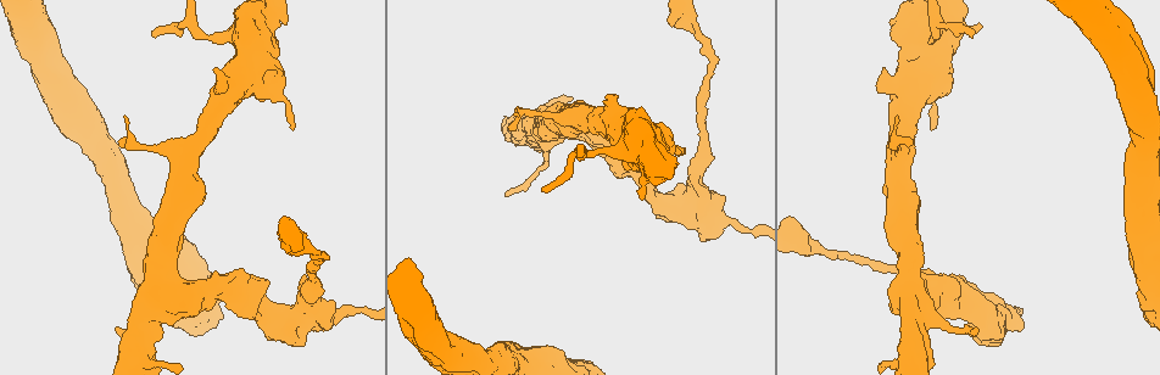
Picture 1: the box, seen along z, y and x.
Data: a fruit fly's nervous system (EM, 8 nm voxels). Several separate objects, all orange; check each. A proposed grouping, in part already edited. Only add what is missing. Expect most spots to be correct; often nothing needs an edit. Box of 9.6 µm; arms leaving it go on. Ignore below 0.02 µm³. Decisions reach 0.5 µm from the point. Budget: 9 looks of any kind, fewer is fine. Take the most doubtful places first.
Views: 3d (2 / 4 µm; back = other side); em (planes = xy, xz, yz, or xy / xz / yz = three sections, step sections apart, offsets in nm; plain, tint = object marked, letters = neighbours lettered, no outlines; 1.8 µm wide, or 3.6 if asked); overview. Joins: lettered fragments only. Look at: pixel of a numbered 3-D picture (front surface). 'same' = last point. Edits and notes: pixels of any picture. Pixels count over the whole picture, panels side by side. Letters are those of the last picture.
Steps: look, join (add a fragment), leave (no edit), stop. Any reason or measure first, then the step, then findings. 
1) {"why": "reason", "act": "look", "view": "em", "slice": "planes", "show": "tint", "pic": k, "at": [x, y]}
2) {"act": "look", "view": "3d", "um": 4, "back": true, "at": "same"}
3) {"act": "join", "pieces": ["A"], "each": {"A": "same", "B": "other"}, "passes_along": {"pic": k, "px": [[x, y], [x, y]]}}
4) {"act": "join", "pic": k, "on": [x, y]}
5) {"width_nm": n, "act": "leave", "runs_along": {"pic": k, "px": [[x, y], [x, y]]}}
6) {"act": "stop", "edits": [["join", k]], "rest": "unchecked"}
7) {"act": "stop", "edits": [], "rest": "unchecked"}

{"why": "free end", "act": "look", "view": "em", "um": 3.6, "slice": "planes", "show": "letters", "pic": 1, "at": [970, 37]}

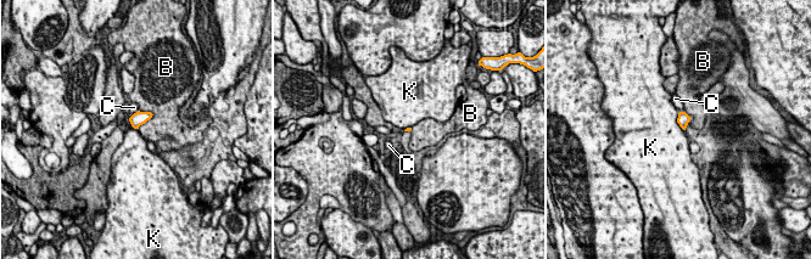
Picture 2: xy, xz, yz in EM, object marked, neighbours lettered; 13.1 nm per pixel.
{"act": "leave", "each": {"B": "other", "C": "other", "K": "other"}, "found": "no lettered fragment goes on from it"}

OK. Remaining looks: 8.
{"why": "free end", "act": "look", "view": "3d", "um": 2, "pic": 1, "at": [981, 24]}

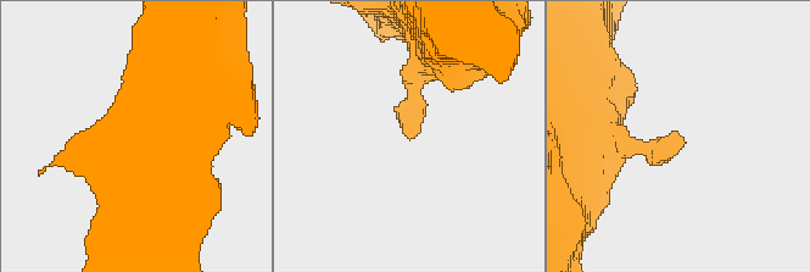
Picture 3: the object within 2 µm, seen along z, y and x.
{"why": "shape alone is not enough", "act": "look", "view": "em", "slice": "planes", "show": "letters", "pic": 3, "at": [681, 139]}

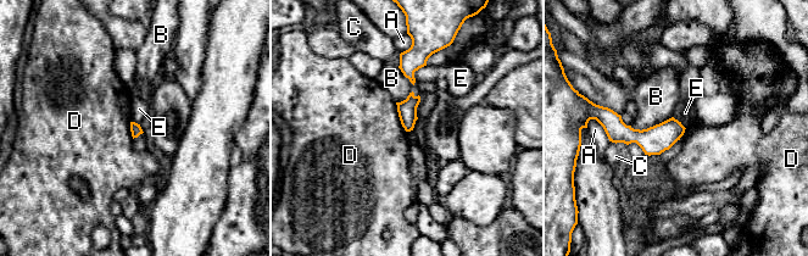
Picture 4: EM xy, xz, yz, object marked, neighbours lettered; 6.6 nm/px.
{"act": "leave", "each": {"A": "other", "B": "other", "C": "other", "D": "other", "E": "other"}, "runs_along": {"pic": 4, "px": [[607, 121], [629, 135], [681, 129]]}, "found": "none of them fits"}

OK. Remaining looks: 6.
{"why": "branch stops here", "act": "look", "view": "em", "slice": "xz", "step": 4, "show": "letters", "pic": 1, "at": [292, 130]}

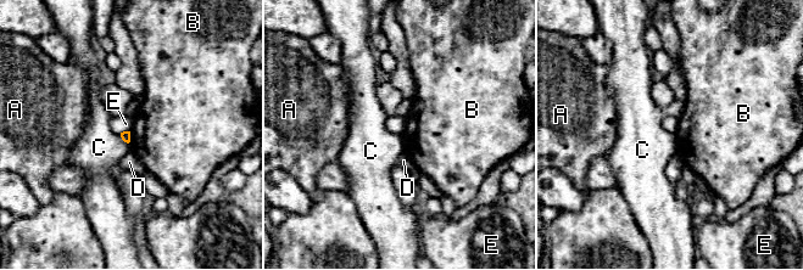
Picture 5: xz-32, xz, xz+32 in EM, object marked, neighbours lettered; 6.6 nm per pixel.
{"act": "look", "view": "em", "slice": "xy", "step": 8, "show": "letters", "at": "same"}

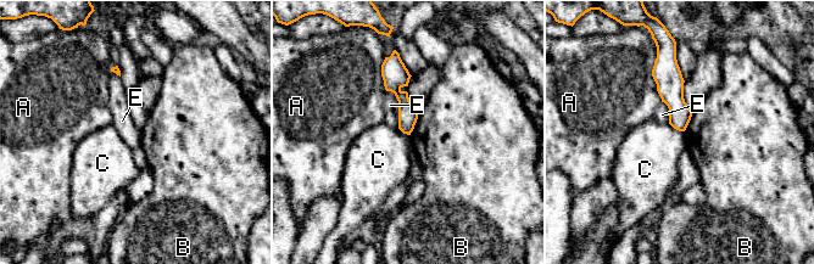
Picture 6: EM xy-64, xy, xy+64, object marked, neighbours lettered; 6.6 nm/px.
{"act": "leave", "each": {"A": "other", "B": "other", "C": "other", "E": "other"}, "border": {"pic": 6, "px": [[668, 123], [683, 132]]}, "found": "none of them fits"}

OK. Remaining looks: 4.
{"why": "sudden change in width", "act": "look", "view": "em", "um": 3.6, "slice": "xy", "step": 4, "show": "tint", "pic": 1, "at": [896, 361]}

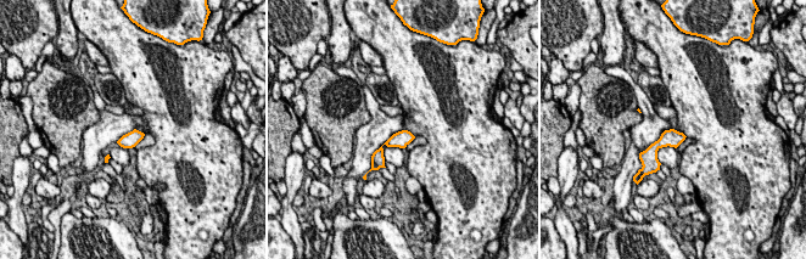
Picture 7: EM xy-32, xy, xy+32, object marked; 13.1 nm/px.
{"why": "another direction", "act": "look", "view": "em", "um": 3.6, "slice": "yz", "step": 8, "show": "letters", "at": "same"}

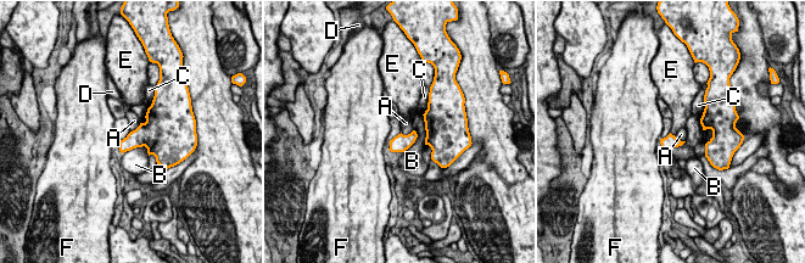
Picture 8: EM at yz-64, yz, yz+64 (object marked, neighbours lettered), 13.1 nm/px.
{"width_nm": 180, "act": "leave", "each": {"A": "other", "B": "other", "C": "other", "D": "other", "E": "other", "F": "other"}, "border": {"pic": 8, "px": [[413, 129], [407, 134], [401, 133]]}, "found": "no lettered fragment goes on from it"}

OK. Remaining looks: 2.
{"act": "stop", "edits": [], "rest": "unchecked"}

